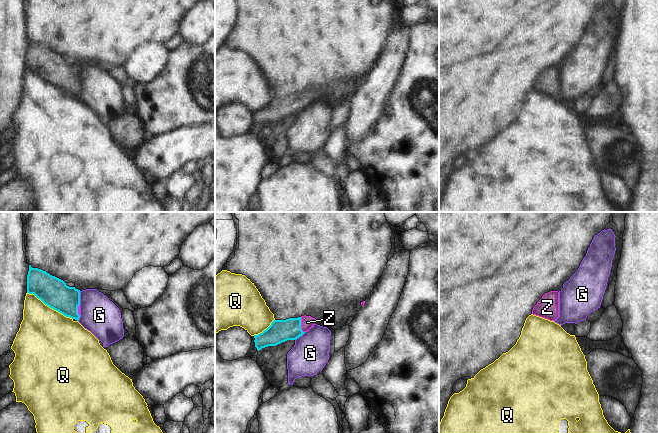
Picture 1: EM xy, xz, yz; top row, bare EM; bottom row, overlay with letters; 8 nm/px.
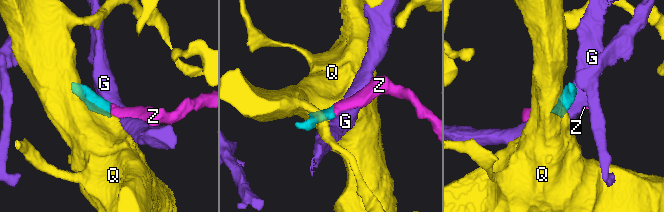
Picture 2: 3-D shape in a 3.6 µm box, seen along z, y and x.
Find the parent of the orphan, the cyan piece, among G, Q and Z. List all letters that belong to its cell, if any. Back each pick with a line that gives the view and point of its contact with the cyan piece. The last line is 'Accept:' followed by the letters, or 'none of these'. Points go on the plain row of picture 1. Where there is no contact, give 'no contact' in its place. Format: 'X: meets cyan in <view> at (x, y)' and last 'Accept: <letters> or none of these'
Z: meets cyan in xz at (300, 101)
Accept: Z

